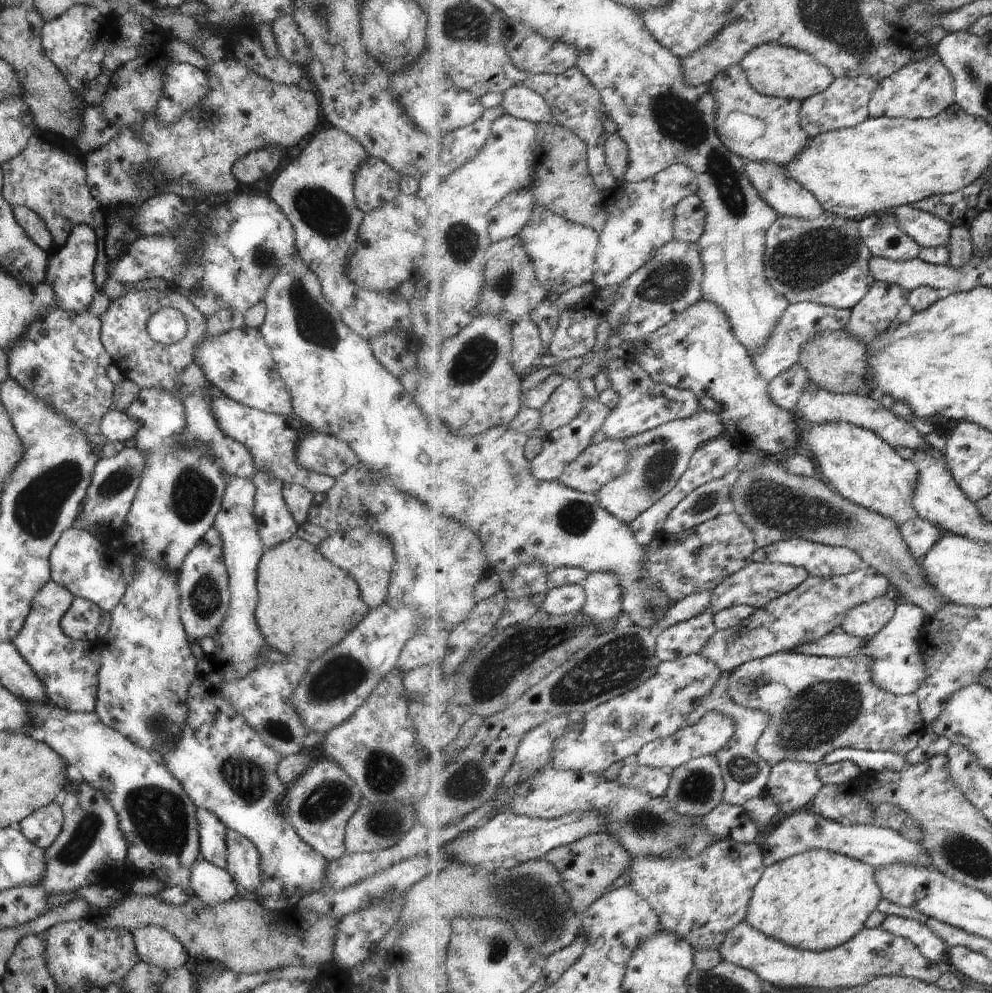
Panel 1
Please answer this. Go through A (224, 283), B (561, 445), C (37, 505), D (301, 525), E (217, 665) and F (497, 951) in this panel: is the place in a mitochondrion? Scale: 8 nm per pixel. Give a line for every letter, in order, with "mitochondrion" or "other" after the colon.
A: other
B: other
C: mitochondrion
D: other
E: other
F: mitochondrion

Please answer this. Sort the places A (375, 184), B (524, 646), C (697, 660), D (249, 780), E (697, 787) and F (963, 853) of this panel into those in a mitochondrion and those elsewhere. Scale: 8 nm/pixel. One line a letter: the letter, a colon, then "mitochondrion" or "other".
A: other
B: mitochondrion
C: other
D: mitochondrion
E: mitochondrion
F: mitochondrion

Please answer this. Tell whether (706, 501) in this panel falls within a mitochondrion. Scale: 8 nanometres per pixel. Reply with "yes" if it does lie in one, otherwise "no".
yes

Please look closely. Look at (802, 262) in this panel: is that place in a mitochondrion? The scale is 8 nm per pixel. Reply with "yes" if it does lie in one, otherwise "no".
yes

